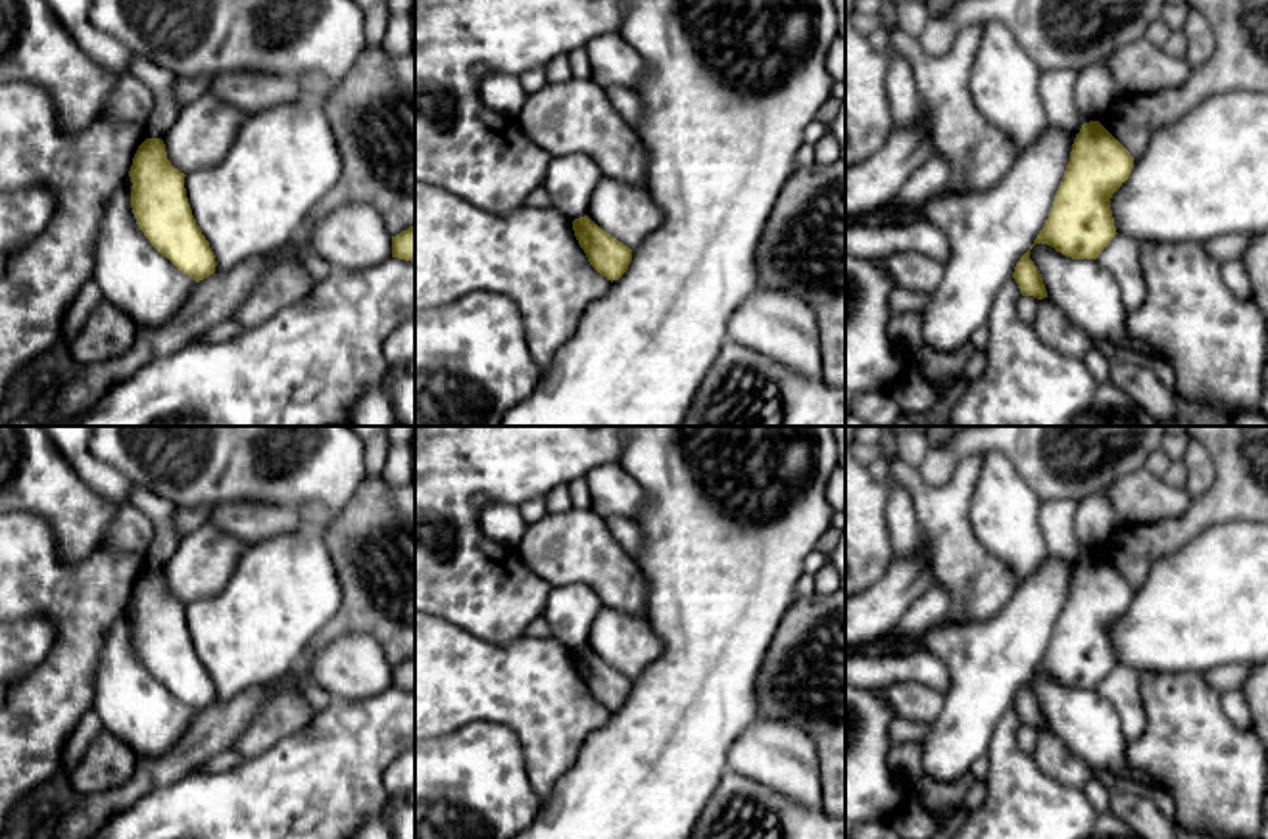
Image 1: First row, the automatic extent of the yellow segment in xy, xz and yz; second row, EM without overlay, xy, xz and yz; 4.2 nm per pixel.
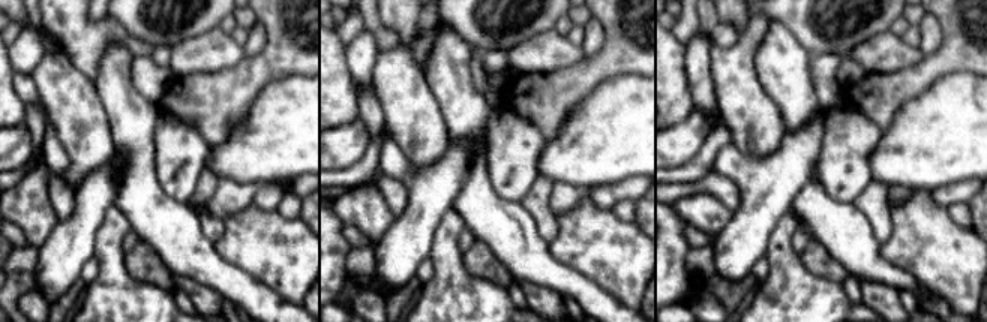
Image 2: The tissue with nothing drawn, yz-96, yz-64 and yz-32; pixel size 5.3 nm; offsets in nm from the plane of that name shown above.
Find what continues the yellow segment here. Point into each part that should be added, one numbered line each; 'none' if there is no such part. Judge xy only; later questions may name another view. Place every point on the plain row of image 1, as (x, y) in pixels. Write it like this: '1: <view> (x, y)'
none

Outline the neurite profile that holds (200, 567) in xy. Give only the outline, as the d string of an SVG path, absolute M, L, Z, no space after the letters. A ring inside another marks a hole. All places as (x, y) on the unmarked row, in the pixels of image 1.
M207 522L202 524L183 536L177 551L161 568L167 589L184 605L217 595L248 547L246 541Z

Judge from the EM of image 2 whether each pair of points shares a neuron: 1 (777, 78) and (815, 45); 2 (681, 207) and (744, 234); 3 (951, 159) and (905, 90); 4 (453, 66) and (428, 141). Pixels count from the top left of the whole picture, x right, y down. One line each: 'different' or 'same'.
1: different
2: different
3: different
4: different

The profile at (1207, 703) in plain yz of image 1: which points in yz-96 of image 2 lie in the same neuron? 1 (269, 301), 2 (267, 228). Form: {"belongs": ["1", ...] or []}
{"belongs": ["2"]}

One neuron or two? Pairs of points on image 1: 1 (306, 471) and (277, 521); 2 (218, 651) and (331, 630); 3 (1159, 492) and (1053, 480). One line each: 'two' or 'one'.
1: two
2: two
3: two

